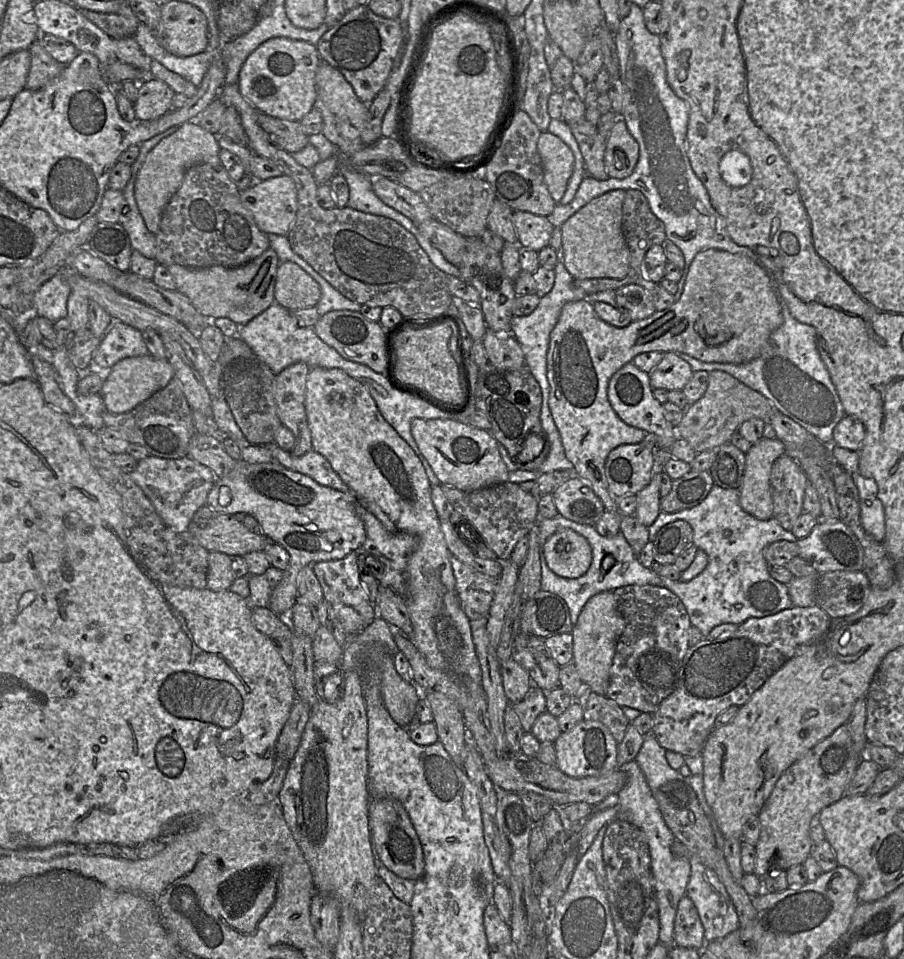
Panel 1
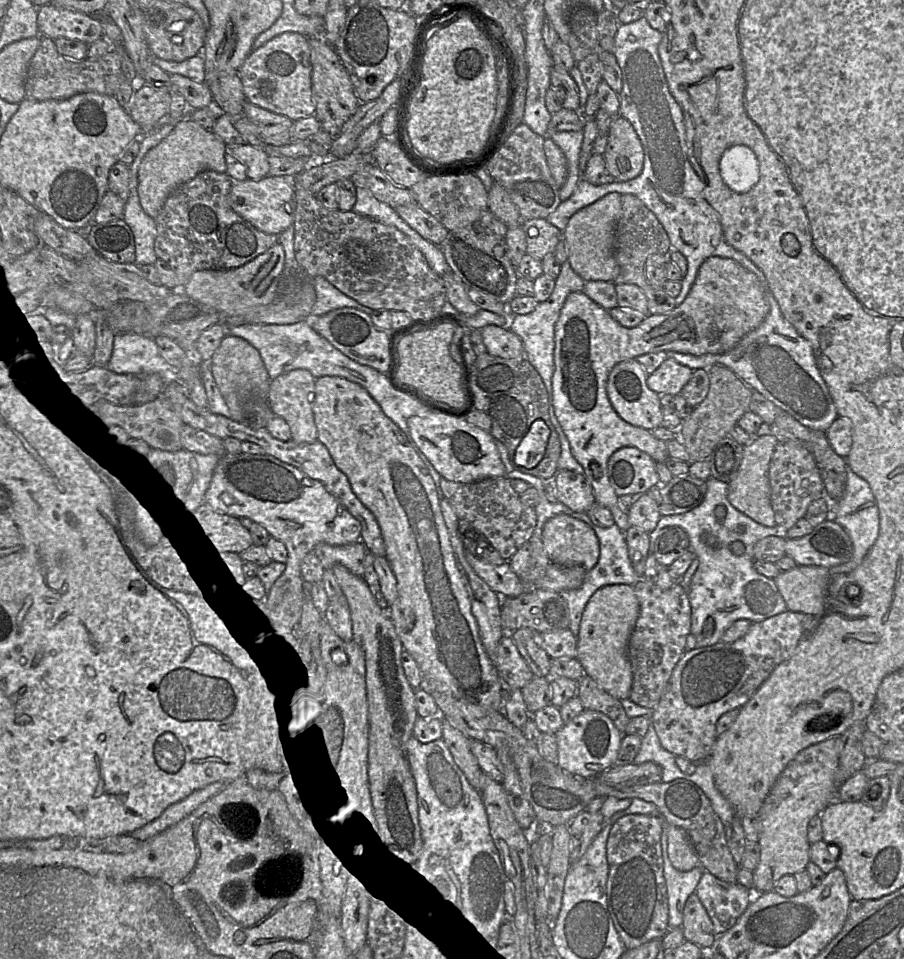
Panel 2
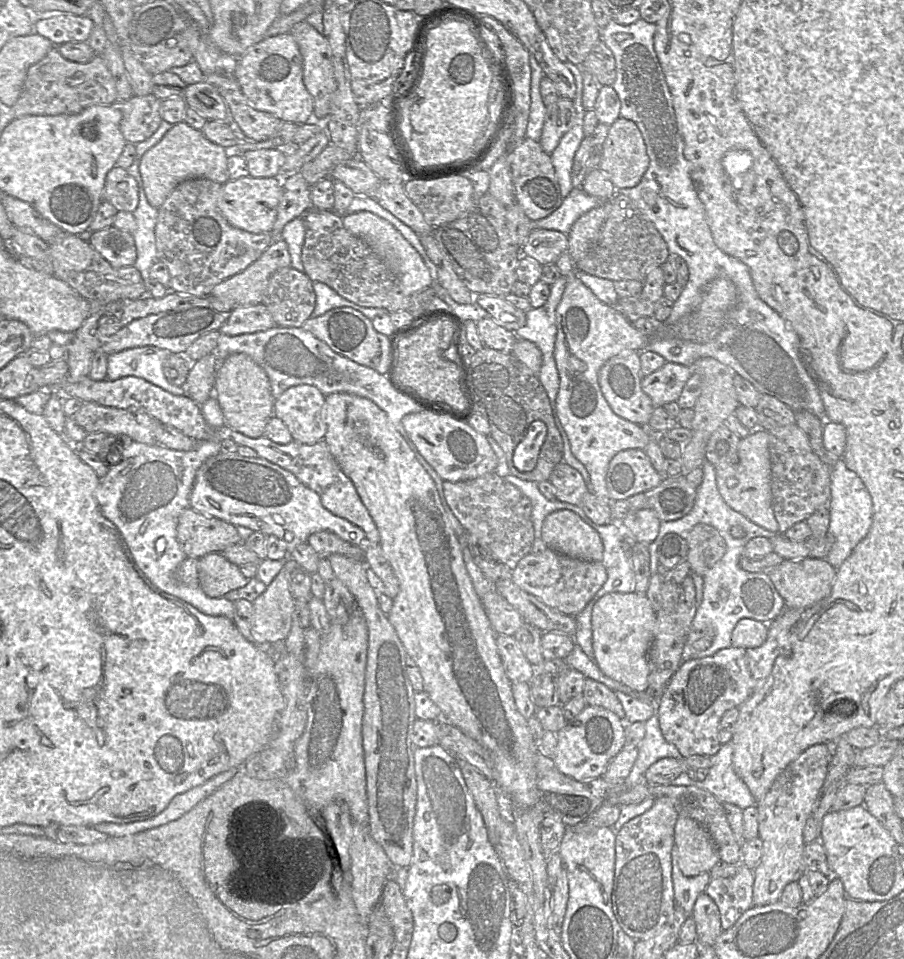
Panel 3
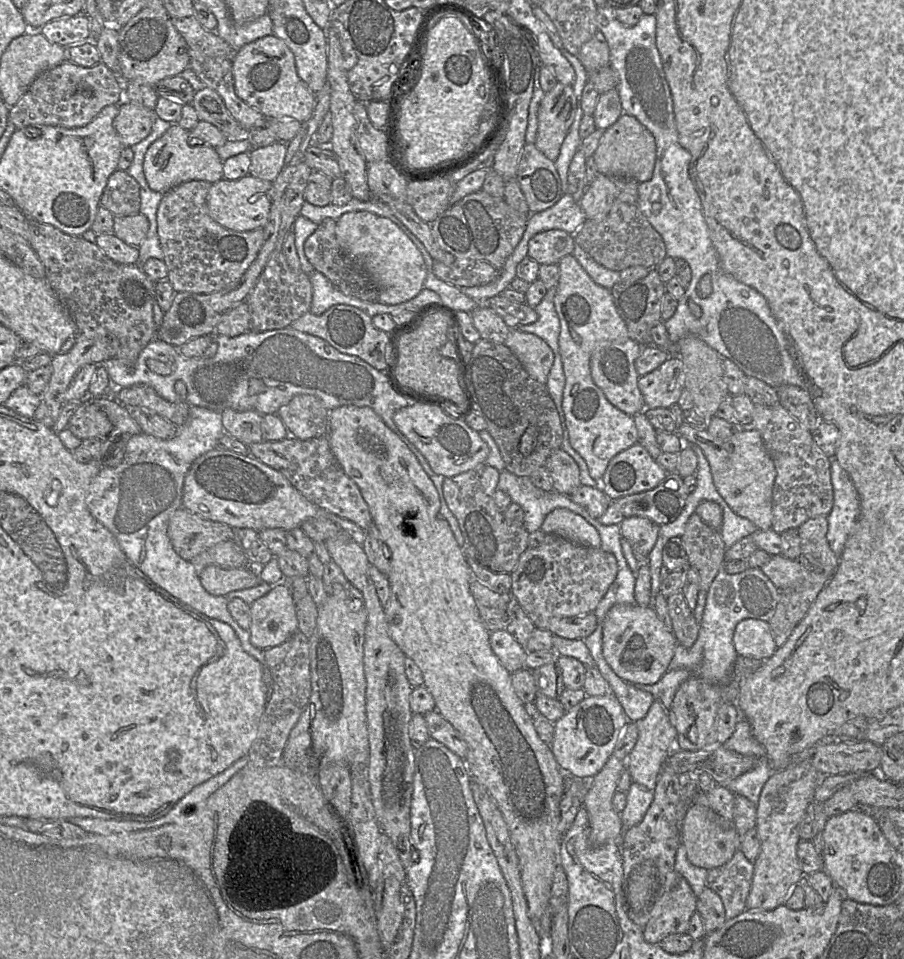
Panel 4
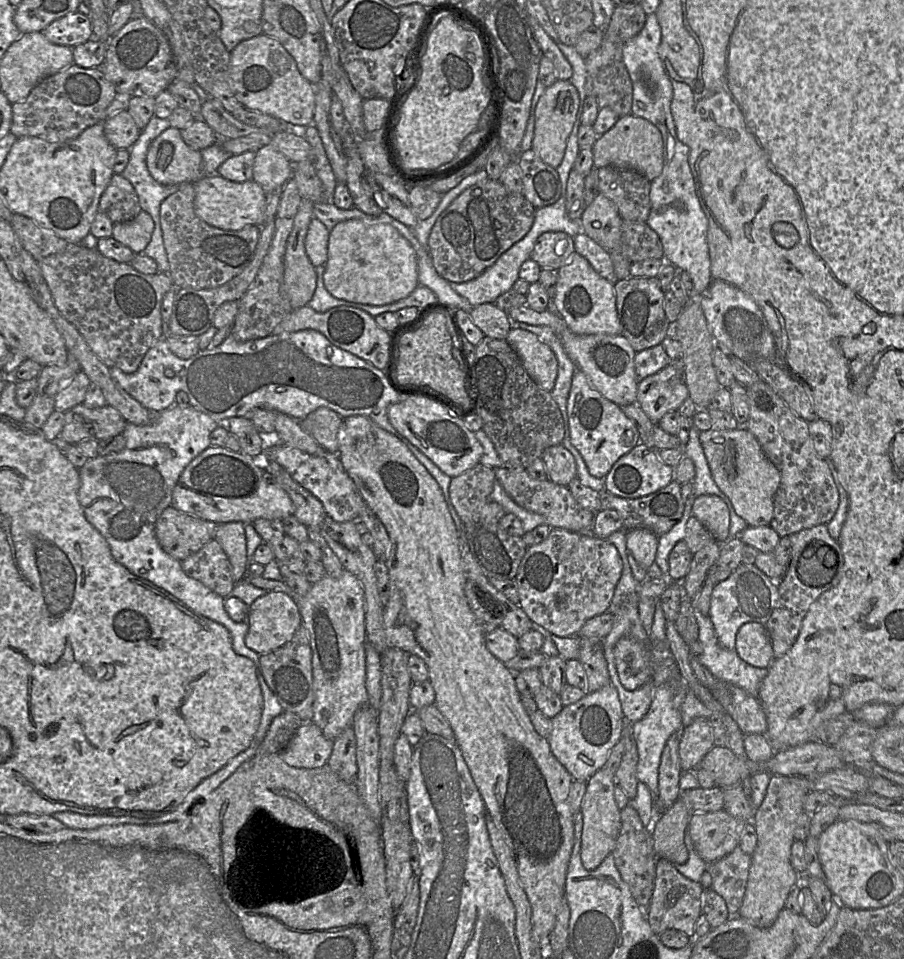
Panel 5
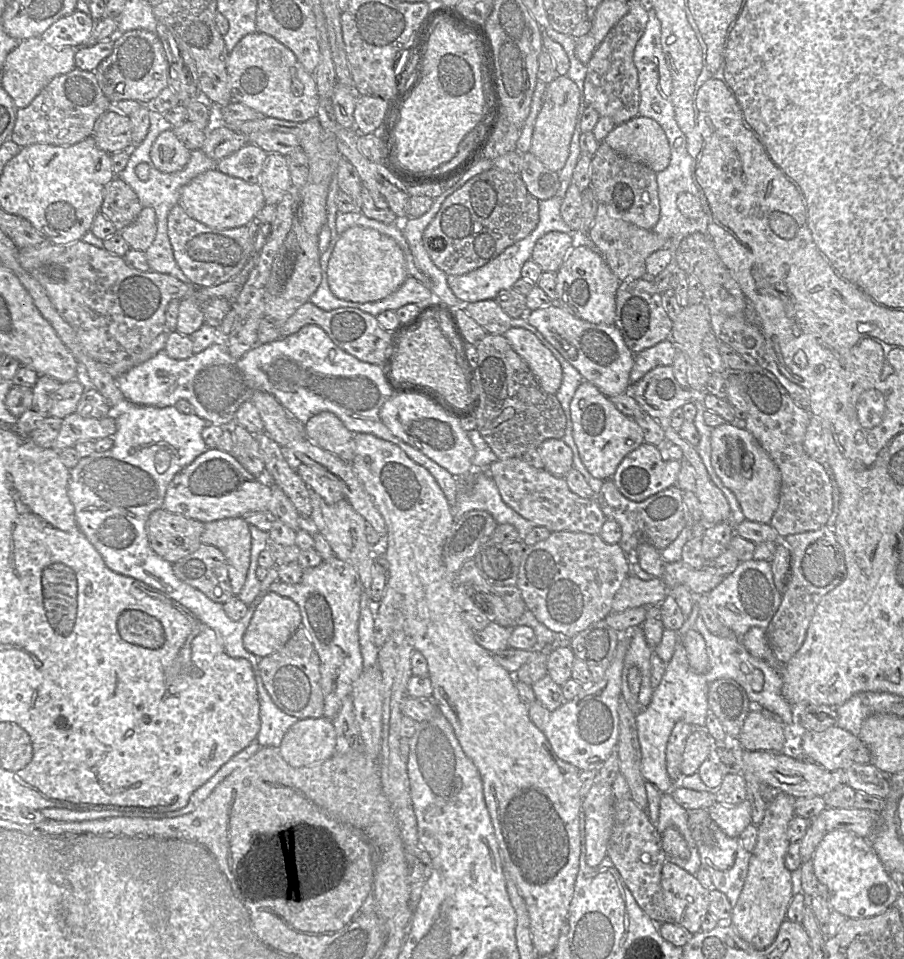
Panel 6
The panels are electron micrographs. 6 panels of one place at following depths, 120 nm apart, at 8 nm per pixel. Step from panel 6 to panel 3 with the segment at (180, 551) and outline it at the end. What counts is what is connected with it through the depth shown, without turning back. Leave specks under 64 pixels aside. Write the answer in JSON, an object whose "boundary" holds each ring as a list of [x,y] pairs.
{"boundary":[[[190,507],[179,516],[177,539],[186,556],[198,560],[242,542],[235,525]]]}

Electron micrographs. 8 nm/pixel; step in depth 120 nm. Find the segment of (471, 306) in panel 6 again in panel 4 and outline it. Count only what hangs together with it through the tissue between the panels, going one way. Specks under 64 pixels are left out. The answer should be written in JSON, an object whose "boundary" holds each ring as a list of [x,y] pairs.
{"boundary":[[[478,305],[478,308],[471,312],[471,316],[474,327],[484,340],[505,344],[505,340],[510,331],[516,329],[510,328],[498,314],[487,305]]]}

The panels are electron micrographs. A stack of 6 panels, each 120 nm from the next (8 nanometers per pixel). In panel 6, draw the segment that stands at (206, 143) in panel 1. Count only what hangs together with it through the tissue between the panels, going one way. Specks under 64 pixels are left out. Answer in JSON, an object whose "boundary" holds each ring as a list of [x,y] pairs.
{"boundary":[[[173,129],[159,134],[154,141],[150,158],[163,173],[173,173],[185,167],[190,159],[190,150],[176,137]]]}

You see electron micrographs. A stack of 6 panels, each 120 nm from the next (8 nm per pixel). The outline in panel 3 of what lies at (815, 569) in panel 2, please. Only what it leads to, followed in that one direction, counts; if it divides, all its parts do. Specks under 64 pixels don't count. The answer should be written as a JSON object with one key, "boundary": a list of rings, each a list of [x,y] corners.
{"boundary":[[[803,558],[783,560],[772,568],[765,568],[764,572],[769,576],[777,592],[783,598],[786,608],[805,610],[830,594],[837,569],[832,567],[826,558]]]}

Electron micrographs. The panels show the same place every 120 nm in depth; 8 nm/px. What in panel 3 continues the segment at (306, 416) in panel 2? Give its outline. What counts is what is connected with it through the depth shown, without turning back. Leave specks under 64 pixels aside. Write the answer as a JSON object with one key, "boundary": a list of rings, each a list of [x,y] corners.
{"boundary":[[[292,386],[275,399],[274,416],[283,421],[294,441],[314,444],[326,433],[324,401],[315,386]]]}

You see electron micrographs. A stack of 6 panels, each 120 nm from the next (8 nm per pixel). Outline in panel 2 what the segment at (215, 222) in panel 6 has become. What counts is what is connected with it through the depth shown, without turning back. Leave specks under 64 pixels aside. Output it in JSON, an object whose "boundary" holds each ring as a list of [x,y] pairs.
{"boundary":[[[270,176],[260,180],[233,181],[229,204],[234,212],[251,223],[257,230],[279,236],[293,225],[296,209],[294,185],[291,178]]]}

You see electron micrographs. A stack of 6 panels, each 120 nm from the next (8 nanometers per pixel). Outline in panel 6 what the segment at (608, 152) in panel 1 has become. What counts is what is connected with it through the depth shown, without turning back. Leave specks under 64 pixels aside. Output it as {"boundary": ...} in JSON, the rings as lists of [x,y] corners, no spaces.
{"boundary":[[[636,116],[616,125],[603,141],[617,153],[645,164],[656,173],[669,165],[668,139],[661,126],[651,118]]]}

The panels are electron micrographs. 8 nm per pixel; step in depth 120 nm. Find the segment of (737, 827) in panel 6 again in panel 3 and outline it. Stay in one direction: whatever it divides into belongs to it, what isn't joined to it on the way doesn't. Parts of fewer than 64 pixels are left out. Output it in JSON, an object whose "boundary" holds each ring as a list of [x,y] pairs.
{"boundary":[[[678,817],[674,828],[674,845],[678,849],[679,868],[687,877],[710,872],[720,863],[709,832],[691,818]]]}

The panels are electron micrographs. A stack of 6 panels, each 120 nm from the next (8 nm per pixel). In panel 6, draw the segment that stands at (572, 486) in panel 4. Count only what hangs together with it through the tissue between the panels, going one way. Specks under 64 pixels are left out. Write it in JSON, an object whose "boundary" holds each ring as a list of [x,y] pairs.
{"boundary":[[[548,439],[537,448],[544,462],[544,469],[555,477],[565,478],[573,468],[571,448],[563,439]]]}

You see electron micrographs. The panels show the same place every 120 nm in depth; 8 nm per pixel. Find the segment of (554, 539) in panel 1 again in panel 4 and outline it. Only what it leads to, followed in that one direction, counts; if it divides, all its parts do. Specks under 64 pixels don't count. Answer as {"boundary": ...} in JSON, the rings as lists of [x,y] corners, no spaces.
{"boundary":[[[564,508],[550,512],[541,527],[546,534],[555,534],[581,546],[601,548],[598,531],[583,517]]]}

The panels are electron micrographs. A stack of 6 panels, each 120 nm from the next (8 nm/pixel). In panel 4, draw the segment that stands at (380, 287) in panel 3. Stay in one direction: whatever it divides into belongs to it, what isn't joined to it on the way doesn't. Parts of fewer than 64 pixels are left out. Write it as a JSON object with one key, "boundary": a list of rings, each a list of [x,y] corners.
{"boundary":[[[324,219],[317,229],[306,239],[304,252],[314,270],[322,273],[336,288],[349,297],[365,302],[377,302],[377,290],[356,260],[347,255],[340,247],[336,237],[336,221]]]}

